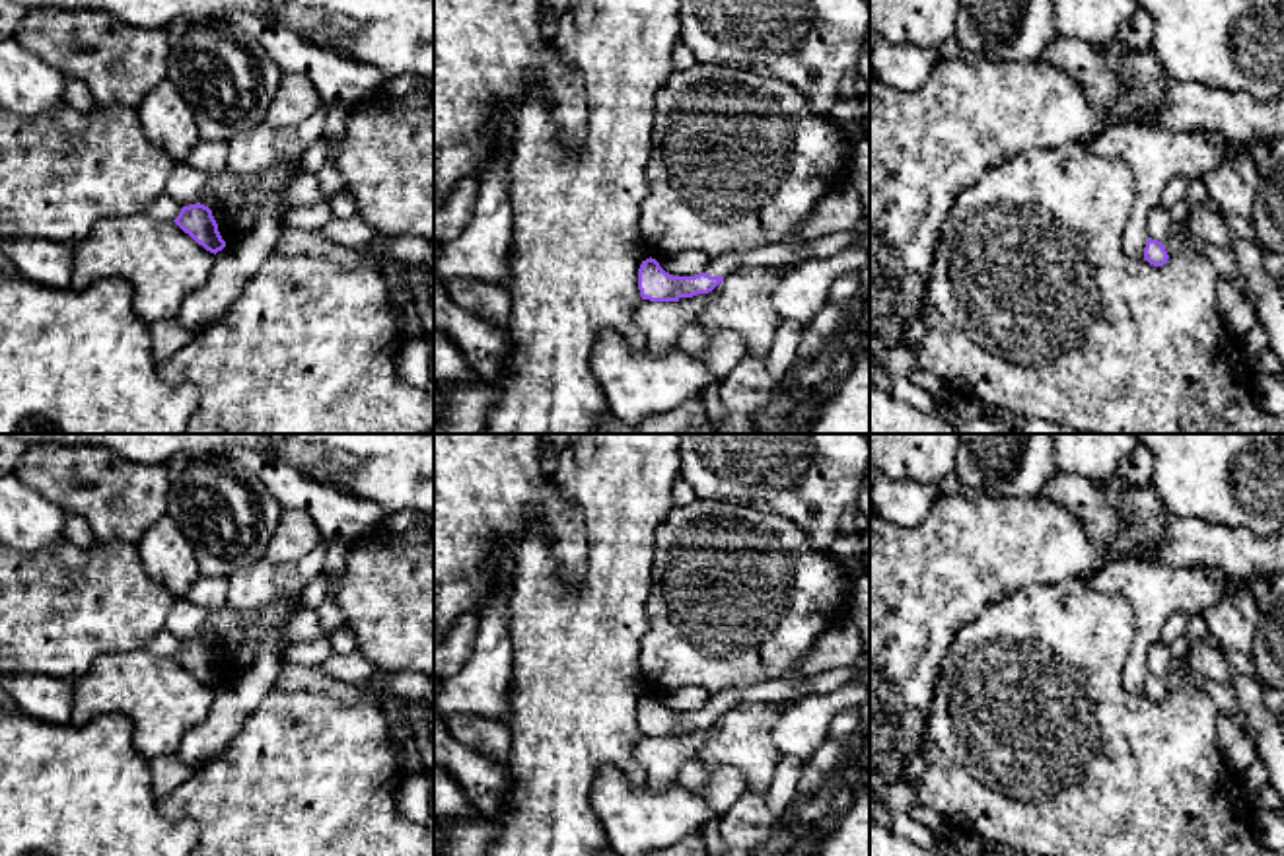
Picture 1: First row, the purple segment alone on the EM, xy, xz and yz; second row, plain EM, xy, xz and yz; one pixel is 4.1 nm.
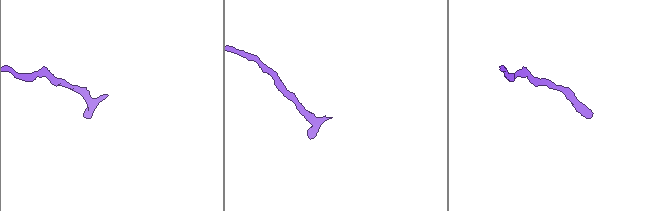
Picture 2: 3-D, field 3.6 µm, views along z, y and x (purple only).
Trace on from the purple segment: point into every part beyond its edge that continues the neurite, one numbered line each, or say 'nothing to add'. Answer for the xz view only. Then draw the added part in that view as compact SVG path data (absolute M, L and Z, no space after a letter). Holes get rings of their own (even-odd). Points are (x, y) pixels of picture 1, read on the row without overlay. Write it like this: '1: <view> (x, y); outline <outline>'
1: xz (781, 689); outline M794 675L794 677L765 681L759 685L749 685L743 689L730 689L716 696L710 696L704 708L710 712L726 714L733 710L737 704L745 704L745 702L763 702L763 704L772 704L782 700L794 702L802 698L803 681L805 681L803 675Z

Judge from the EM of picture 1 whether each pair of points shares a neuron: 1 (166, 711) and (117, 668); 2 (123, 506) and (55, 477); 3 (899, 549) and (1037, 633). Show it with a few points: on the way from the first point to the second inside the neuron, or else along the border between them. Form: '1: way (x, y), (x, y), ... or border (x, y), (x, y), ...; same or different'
1: way (154, 699), (129, 679); same
2: way (106, 491), (92, 481), (72, 477); same
3: border (1032, 586), (991, 602), (956, 635); different

